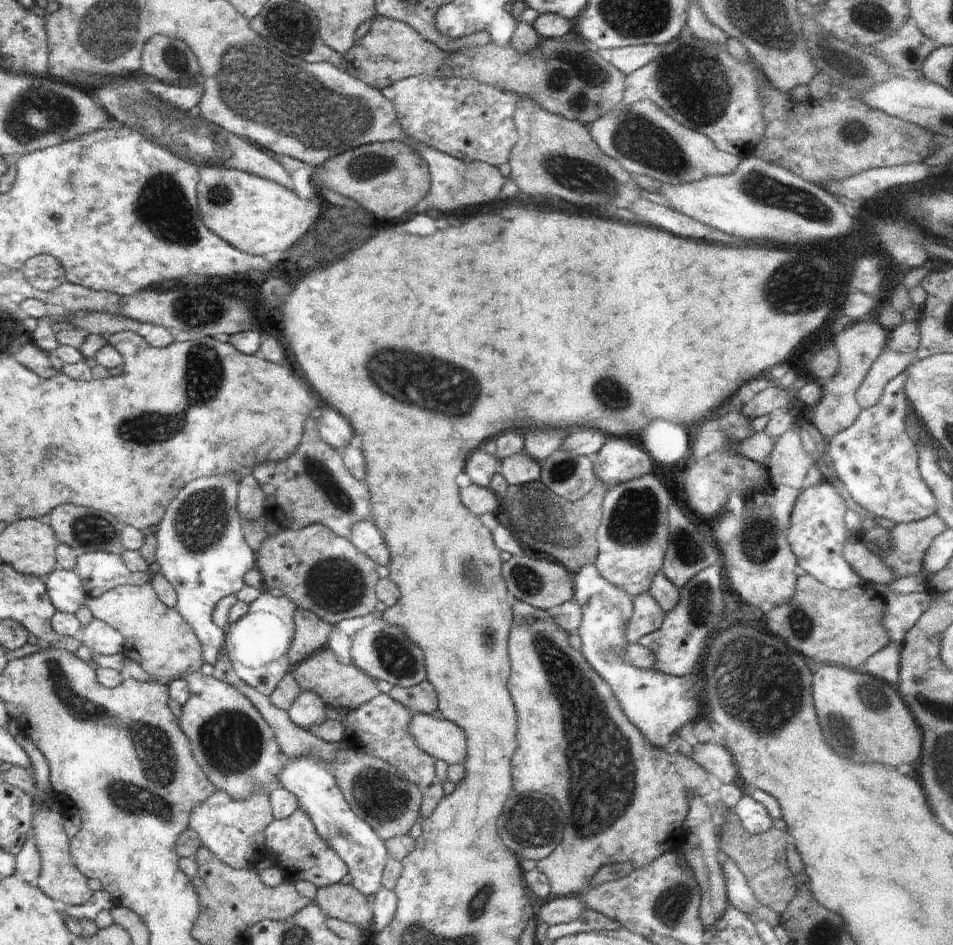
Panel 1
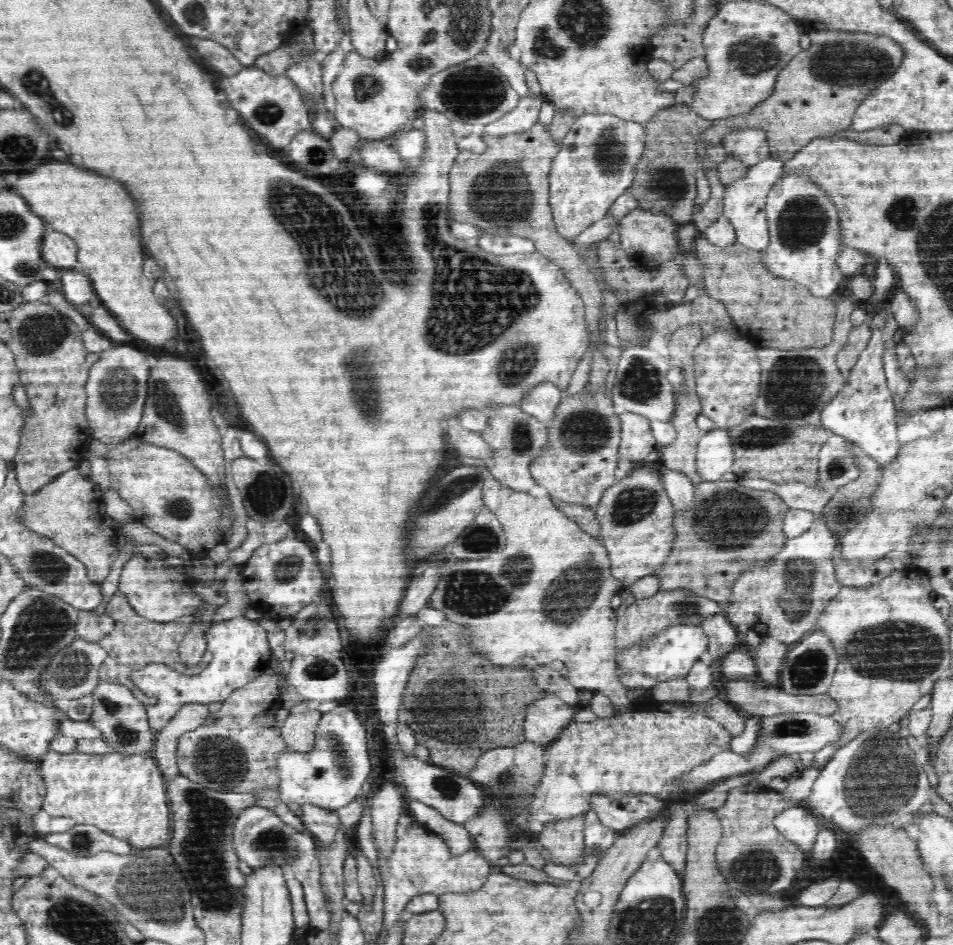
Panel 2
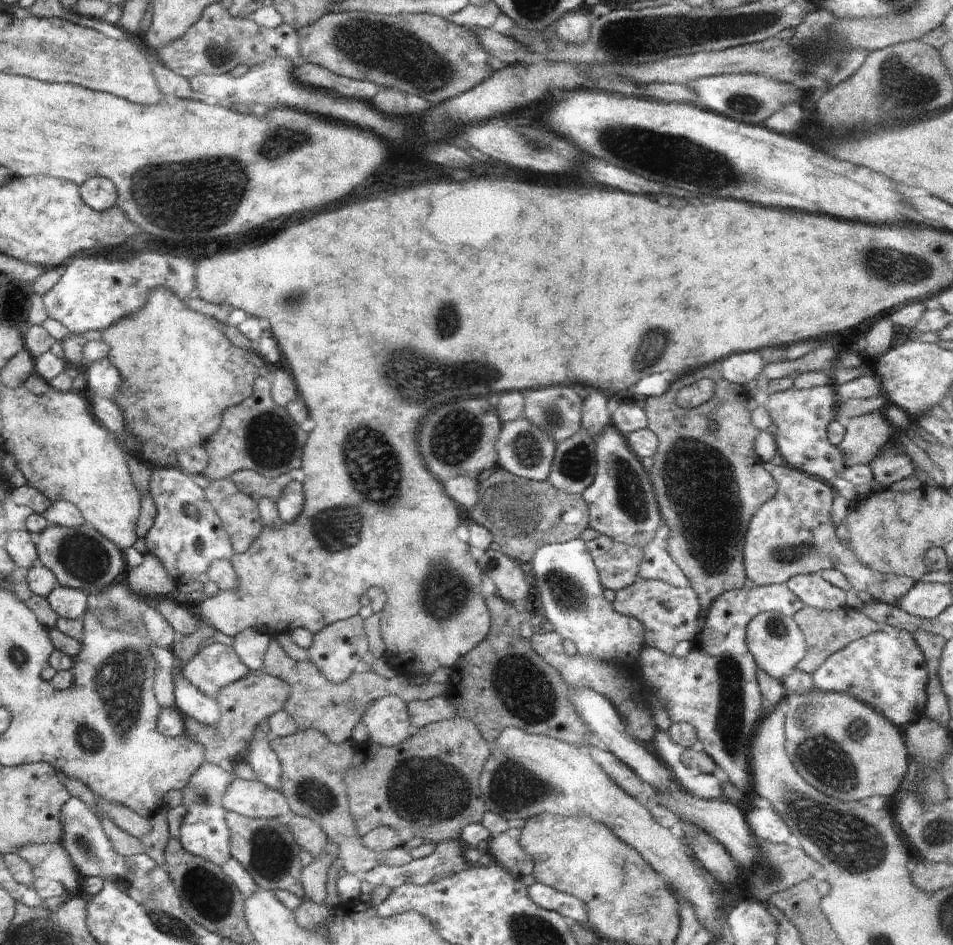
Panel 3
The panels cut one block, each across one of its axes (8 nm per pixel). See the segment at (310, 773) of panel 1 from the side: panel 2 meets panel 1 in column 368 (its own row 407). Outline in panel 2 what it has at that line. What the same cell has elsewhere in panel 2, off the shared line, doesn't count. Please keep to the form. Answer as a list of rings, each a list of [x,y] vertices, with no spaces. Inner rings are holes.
[[[874,327],[866,348],[850,370],[846,384],[823,408],[820,420],[824,424],[824,429],[832,430],[833,434],[840,434],[849,442],[860,446],[868,456],[872,456],[884,468],[886,464],[895,461],[901,448],[896,436],[896,406],[888,389],[883,367],[882,354],[885,348],[882,329],[882,327]]]

